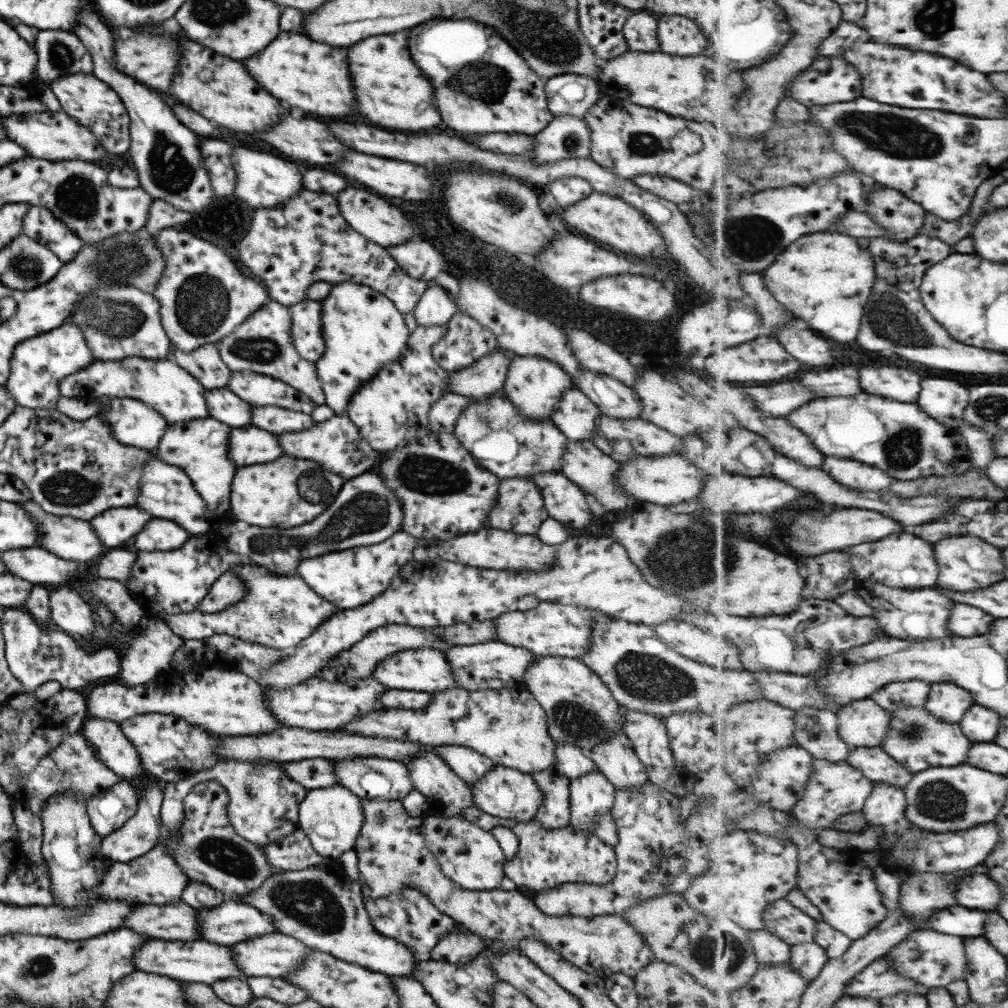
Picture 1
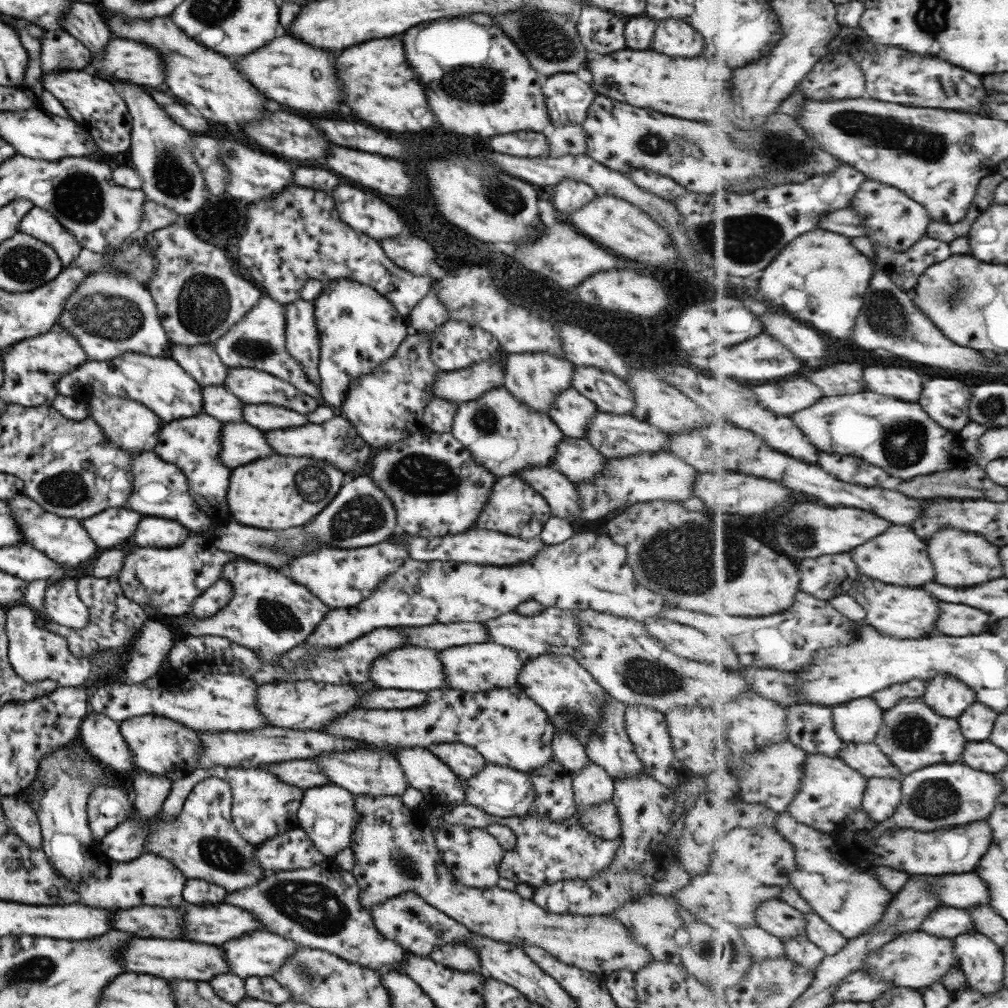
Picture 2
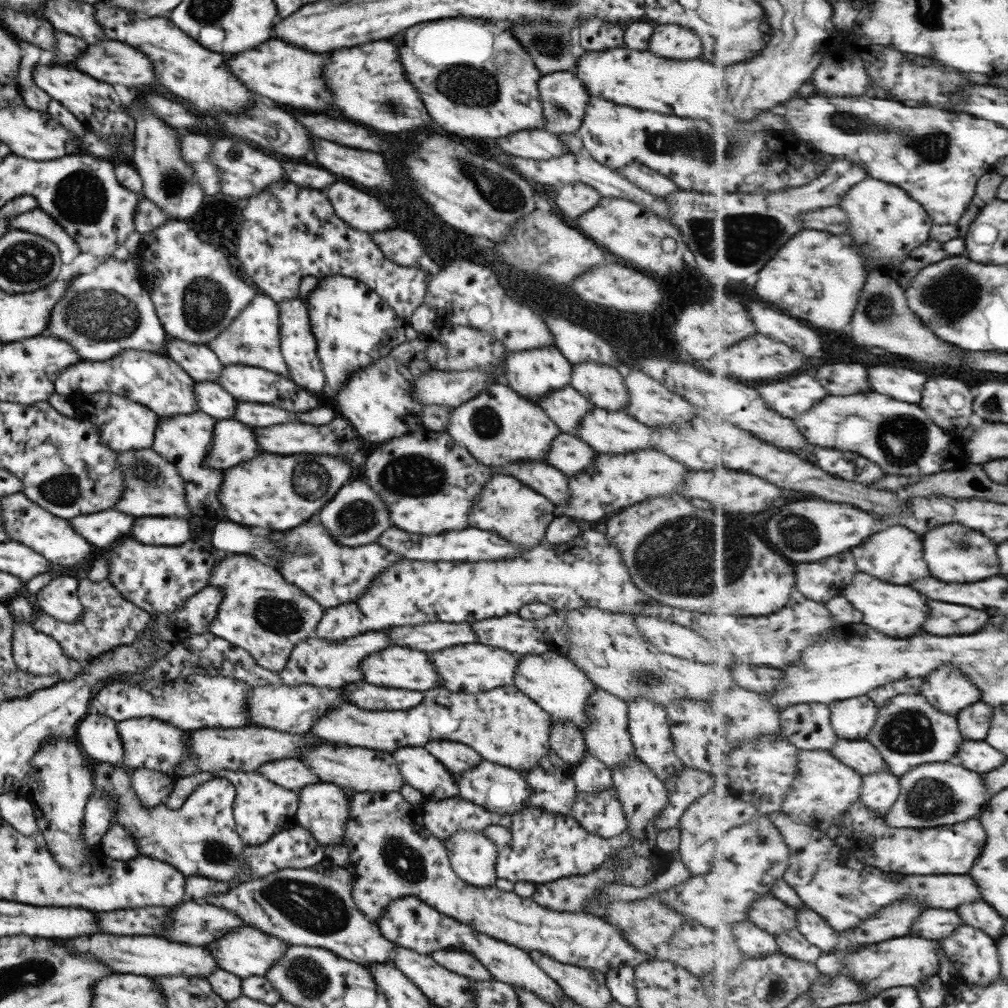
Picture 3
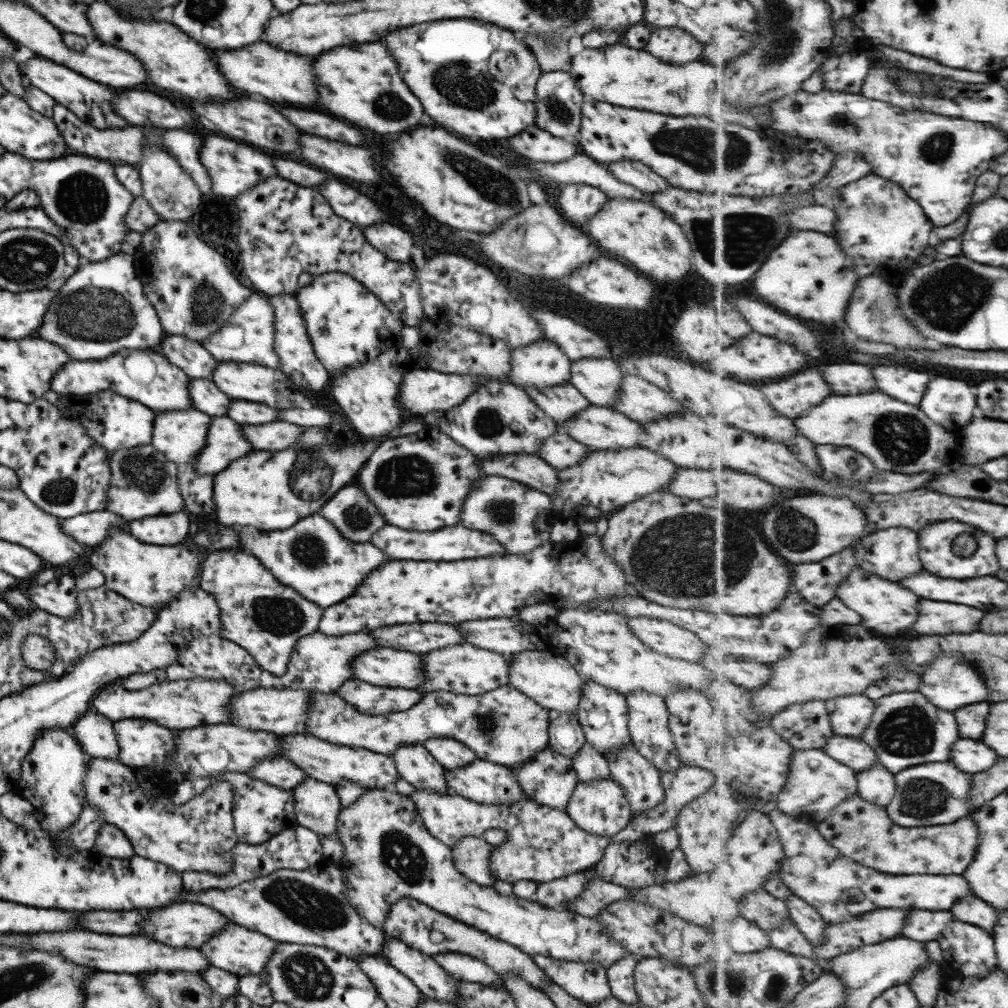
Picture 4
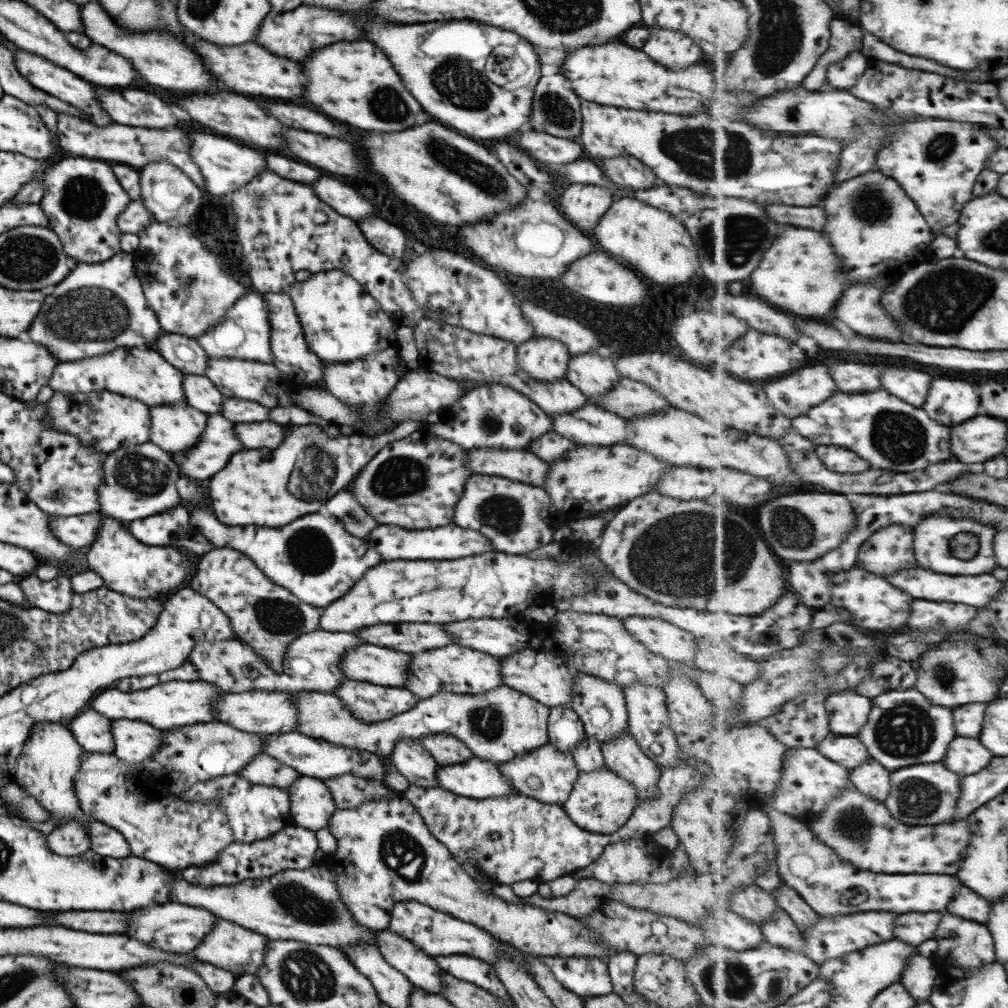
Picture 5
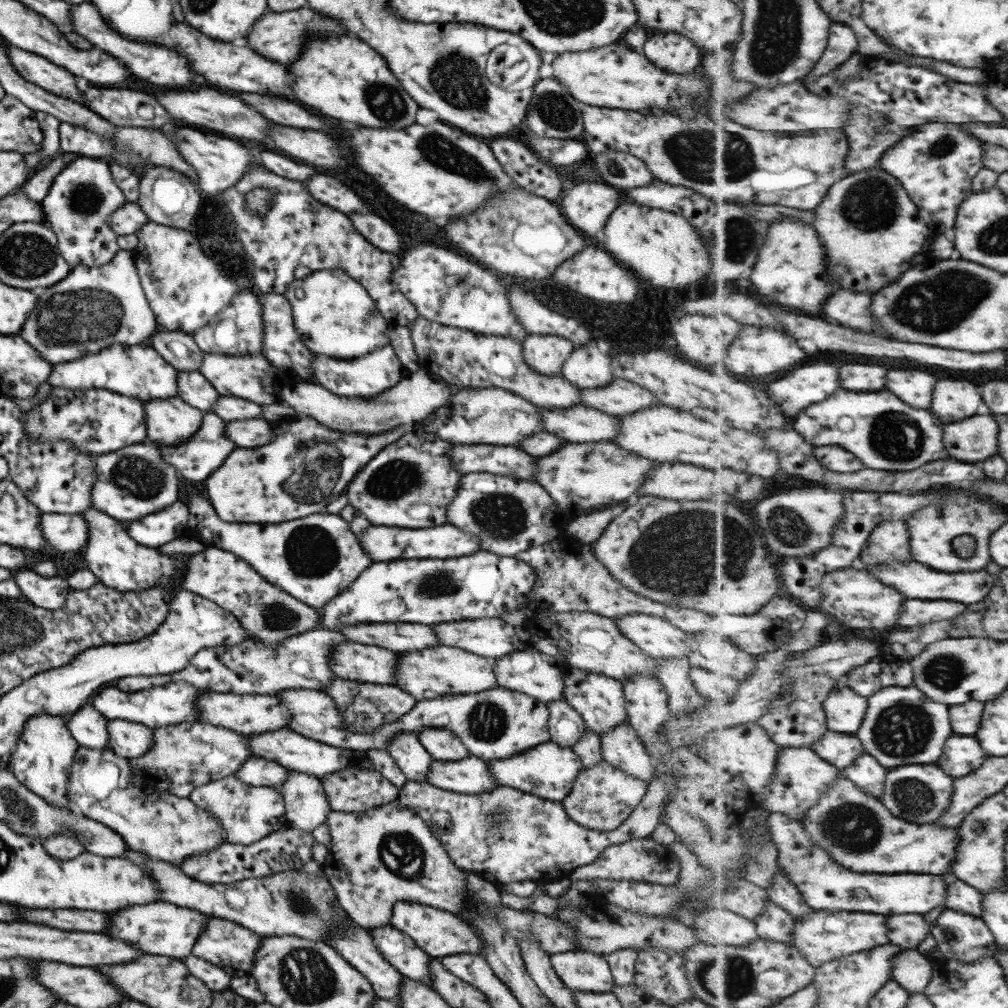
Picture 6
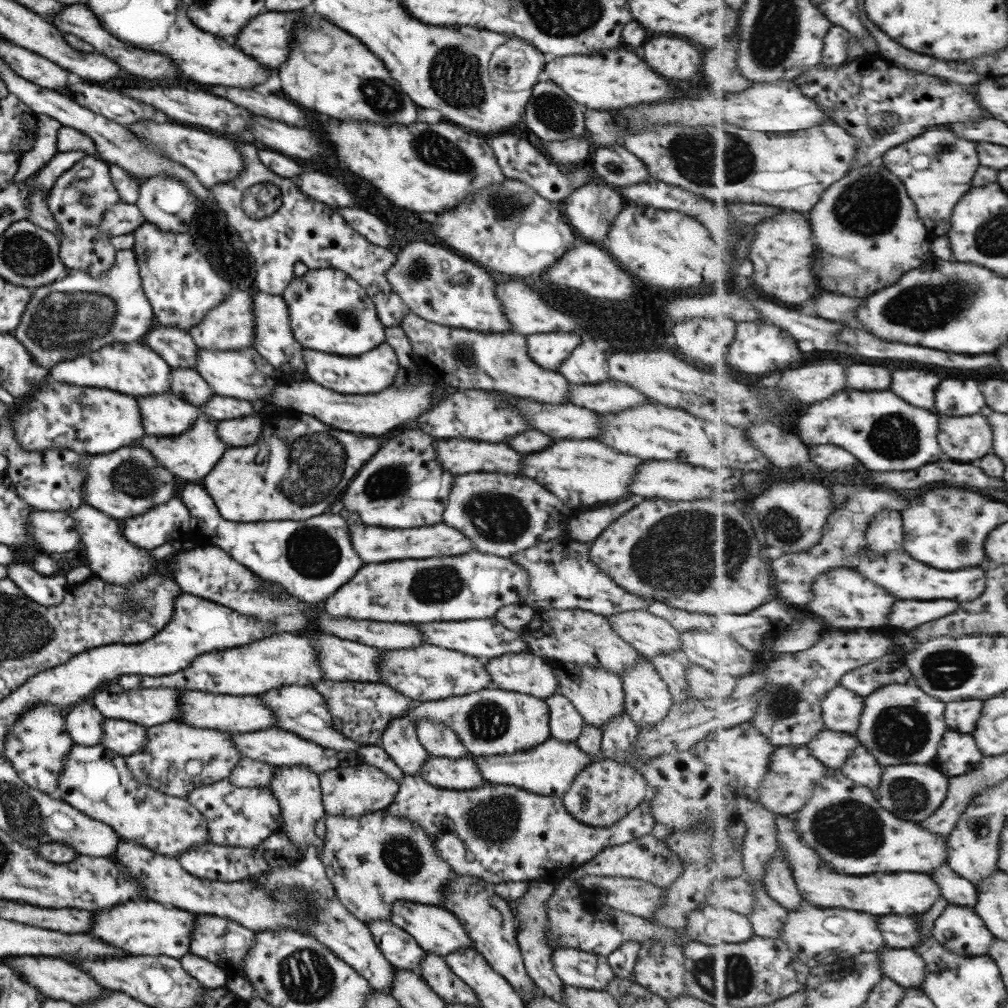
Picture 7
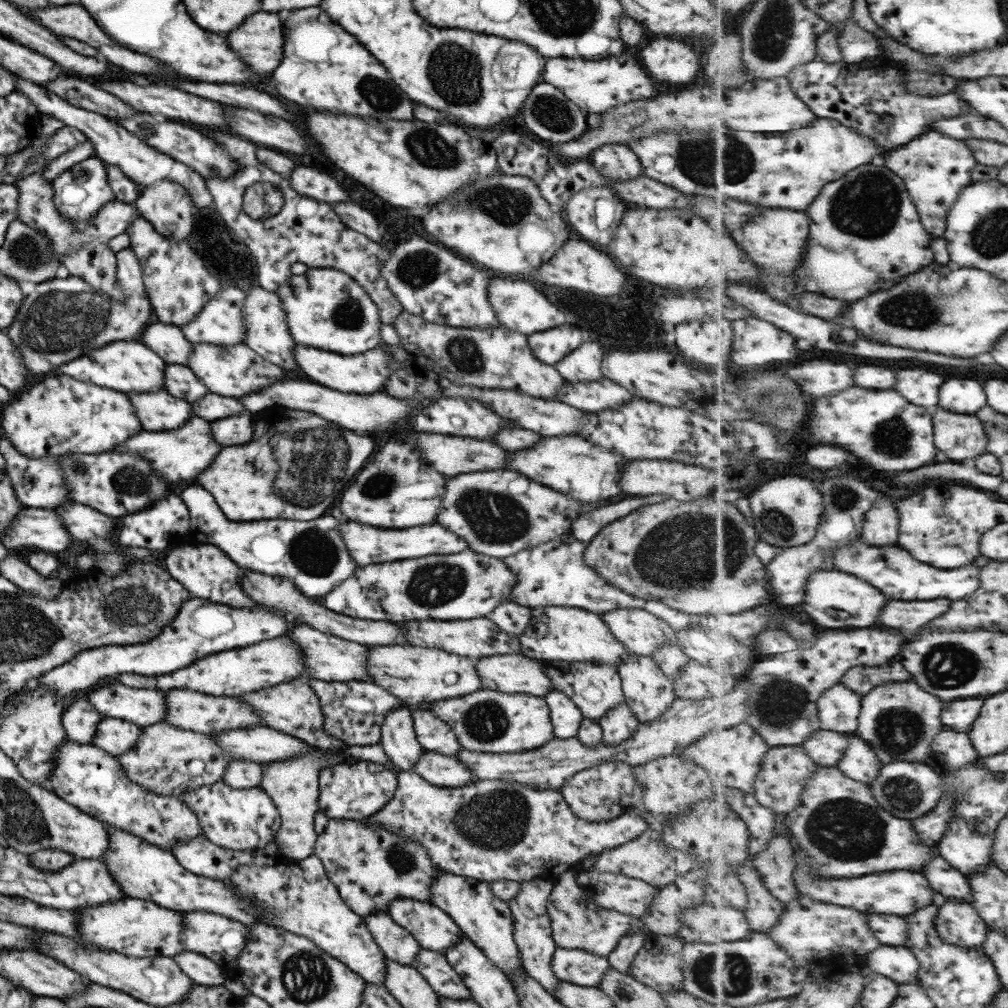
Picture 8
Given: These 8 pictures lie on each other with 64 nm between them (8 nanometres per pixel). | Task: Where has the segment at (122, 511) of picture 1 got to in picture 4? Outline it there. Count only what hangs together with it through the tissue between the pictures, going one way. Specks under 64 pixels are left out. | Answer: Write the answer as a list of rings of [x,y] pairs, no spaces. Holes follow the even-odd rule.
[[[107,510],[79,514],[71,518],[60,519],[63,534],[85,546],[98,545],[105,540],[111,529],[125,529],[127,520],[123,520]]]

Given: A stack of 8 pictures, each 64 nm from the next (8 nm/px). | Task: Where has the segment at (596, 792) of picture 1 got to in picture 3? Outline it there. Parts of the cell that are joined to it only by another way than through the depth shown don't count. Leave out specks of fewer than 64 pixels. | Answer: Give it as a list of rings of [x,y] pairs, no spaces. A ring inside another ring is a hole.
[[[587,751],[583,754],[582,761],[573,766],[573,784],[576,793],[588,795],[603,790],[611,790],[612,779],[610,770],[599,759],[593,758]]]

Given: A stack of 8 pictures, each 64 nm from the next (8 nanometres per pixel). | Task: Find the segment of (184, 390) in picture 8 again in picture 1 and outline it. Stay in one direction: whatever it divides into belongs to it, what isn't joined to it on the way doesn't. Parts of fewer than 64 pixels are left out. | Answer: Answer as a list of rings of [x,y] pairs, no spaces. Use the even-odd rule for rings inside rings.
[[[226,387],[206,390],[208,416],[229,427],[244,427],[250,424],[251,405],[231,393]]]

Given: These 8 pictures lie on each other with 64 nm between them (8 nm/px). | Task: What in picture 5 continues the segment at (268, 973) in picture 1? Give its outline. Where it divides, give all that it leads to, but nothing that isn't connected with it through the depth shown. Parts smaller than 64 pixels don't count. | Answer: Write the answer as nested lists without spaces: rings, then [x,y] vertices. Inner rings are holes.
[[[219,919],[213,923],[205,940],[194,948],[191,954],[201,962],[222,968],[231,972],[235,978],[239,978],[243,975],[253,975],[262,965],[268,942],[268,938],[263,935],[240,927],[238,924]]]

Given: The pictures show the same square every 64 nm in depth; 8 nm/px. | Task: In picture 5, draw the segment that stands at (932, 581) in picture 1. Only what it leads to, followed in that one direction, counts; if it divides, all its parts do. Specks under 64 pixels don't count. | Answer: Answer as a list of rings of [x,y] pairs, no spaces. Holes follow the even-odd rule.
[[[905,524],[881,528],[860,548],[859,566],[883,576],[917,566],[913,532],[913,528]]]

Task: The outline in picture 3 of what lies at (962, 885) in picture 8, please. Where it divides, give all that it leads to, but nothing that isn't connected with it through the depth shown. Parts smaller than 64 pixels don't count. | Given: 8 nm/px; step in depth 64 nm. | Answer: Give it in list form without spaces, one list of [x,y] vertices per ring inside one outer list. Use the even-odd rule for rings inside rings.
[[[983,900],[974,903],[962,904],[956,911],[961,913],[965,924],[984,930],[995,940],[1003,936],[1006,918],[1000,912]]]

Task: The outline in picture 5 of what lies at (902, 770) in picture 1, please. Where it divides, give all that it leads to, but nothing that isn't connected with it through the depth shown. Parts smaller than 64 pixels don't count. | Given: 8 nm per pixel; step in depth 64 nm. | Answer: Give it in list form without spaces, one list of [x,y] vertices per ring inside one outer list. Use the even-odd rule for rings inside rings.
[[[833,732],[819,744],[818,750],[849,769],[860,767],[871,758],[869,749],[859,736],[837,735]]]

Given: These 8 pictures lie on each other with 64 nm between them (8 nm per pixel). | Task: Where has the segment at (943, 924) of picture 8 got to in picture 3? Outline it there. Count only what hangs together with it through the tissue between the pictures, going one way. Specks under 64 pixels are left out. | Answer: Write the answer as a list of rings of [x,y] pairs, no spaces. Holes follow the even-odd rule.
[[[965,924],[942,938],[941,943],[945,955],[968,984],[984,987],[1002,976],[998,941],[984,930]]]

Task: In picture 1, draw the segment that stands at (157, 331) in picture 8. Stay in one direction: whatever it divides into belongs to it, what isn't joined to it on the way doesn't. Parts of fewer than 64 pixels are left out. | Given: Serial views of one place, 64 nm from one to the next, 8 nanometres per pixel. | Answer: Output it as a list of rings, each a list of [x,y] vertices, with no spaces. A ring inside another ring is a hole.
[[[214,343],[202,344],[189,352],[173,348],[170,358],[205,390],[223,389],[231,378],[230,370],[220,359]]]

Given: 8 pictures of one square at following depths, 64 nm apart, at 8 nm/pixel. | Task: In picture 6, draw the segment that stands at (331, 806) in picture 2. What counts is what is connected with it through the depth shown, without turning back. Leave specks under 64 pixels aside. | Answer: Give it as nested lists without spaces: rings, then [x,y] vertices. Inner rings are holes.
[[[289,771],[289,776],[285,778],[285,782],[281,786],[278,786],[276,790],[282,796],[284,817],[291,828],[310,833],[315,827],[325,822],[327,814],[331,811],[329,810],[320,780],[312,775]]]

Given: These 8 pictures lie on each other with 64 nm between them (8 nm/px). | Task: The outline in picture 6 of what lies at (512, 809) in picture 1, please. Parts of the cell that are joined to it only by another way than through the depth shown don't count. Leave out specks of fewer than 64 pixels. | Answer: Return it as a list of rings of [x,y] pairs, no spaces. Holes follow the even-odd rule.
[[[476,757],[454,761],[433,759],[428,767],[427,783],[441,790],[479,795],[499,788],[487,771],[486,761]]]

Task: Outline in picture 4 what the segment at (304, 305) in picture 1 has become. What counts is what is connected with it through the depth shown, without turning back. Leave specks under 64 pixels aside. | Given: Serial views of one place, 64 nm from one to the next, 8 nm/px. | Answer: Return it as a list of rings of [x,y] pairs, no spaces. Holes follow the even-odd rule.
[[[292,295],[270,296],[268,300],[275,316],[274,351],[278,356],[278,368],[300,390],[309,392],[321,390],[328,384],[328,372],[314,355],[297,301]]]

